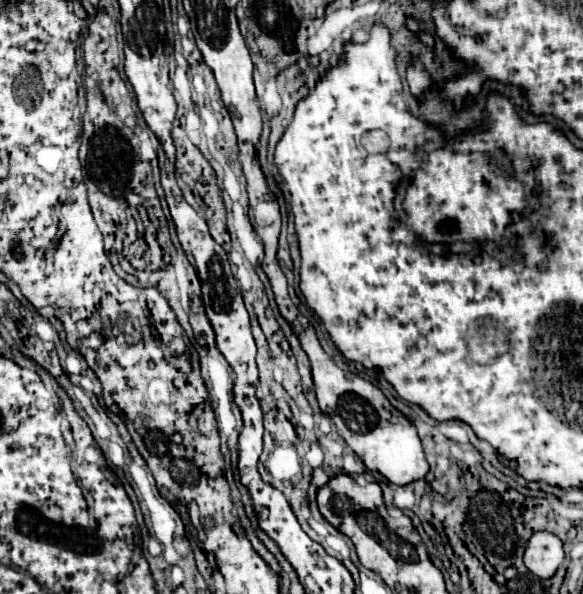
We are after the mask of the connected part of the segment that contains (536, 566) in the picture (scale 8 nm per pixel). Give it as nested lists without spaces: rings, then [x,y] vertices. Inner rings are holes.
[[[535,532],[525,548],[525,566],[539,578],[551,578],[565,560],[563,542],[551,532]]]

